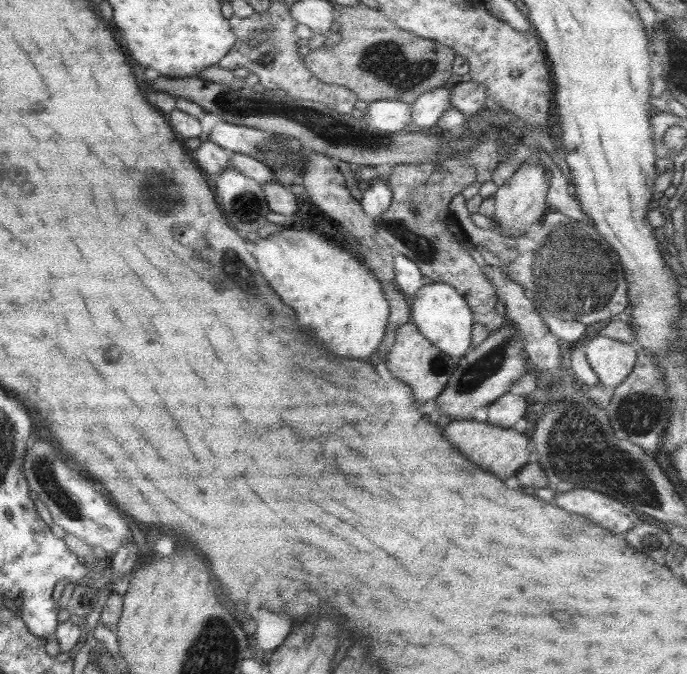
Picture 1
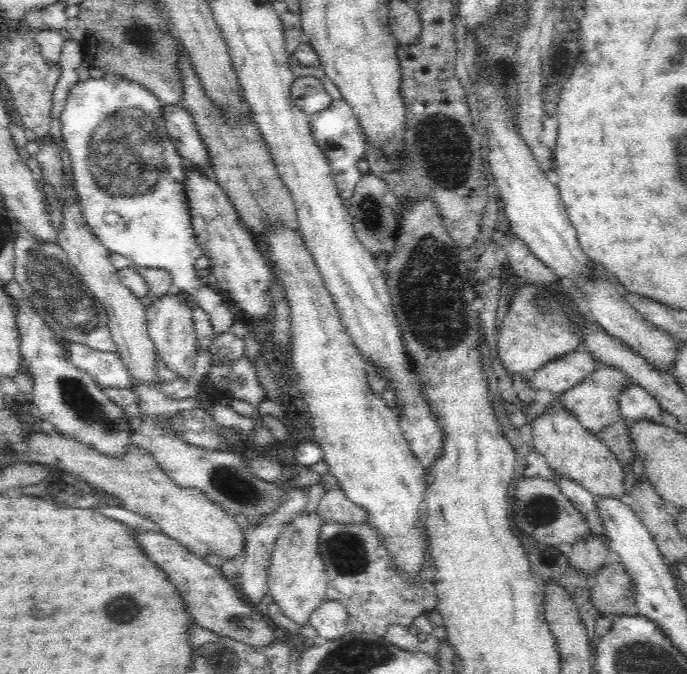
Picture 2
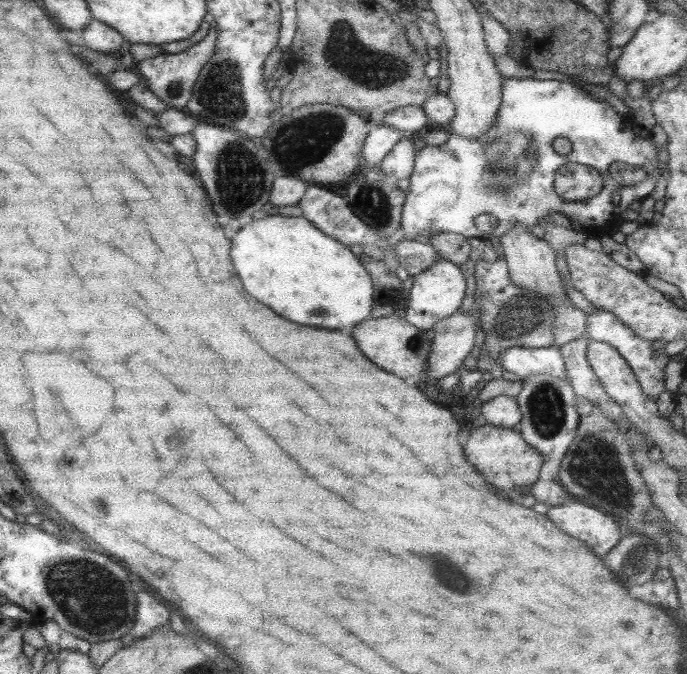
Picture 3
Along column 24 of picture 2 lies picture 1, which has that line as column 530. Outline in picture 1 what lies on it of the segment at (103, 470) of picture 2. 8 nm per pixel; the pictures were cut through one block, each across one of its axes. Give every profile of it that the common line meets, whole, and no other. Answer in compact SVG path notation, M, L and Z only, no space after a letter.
M471 419L452 420L442 429L442 435L451 442L463 456L467 457L473 464L483 468L499 480L505 480L509 476L515 476L527 462L531 450L528 434L515 432L511 428L498 427L487 422L475 422Z

